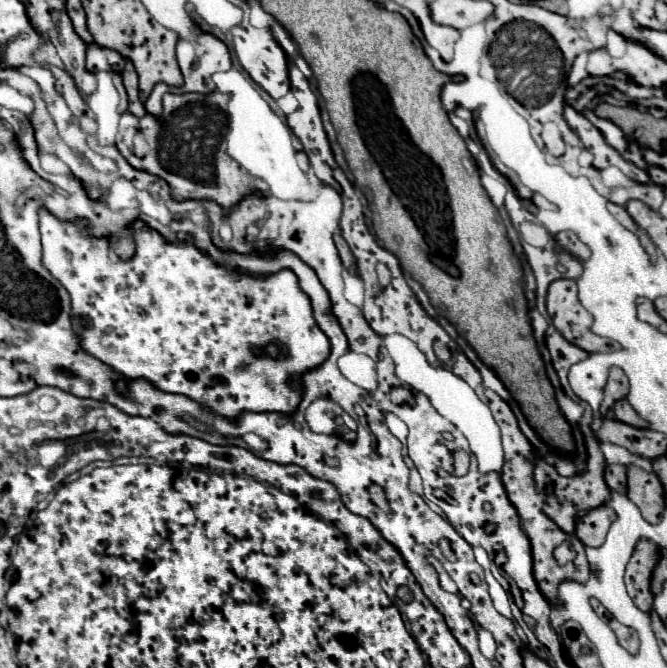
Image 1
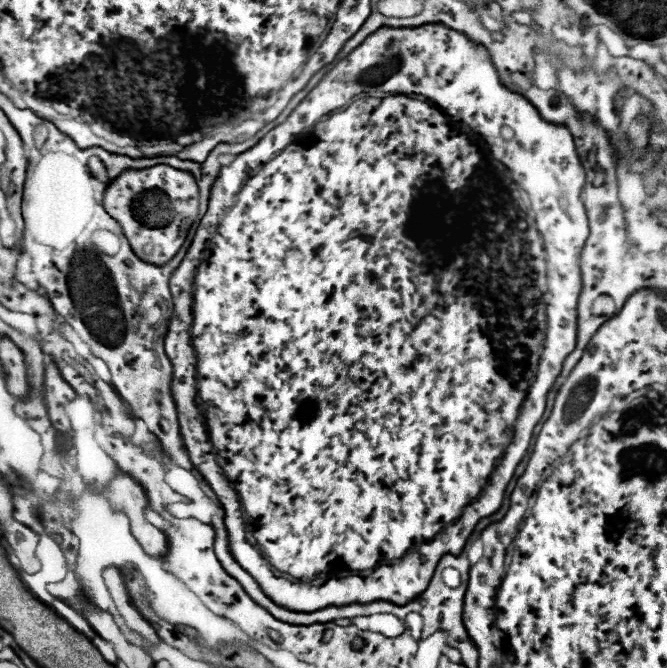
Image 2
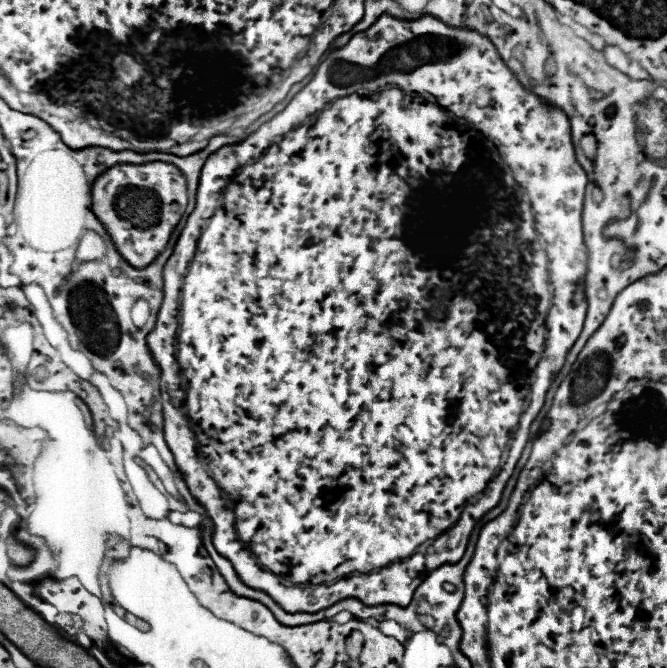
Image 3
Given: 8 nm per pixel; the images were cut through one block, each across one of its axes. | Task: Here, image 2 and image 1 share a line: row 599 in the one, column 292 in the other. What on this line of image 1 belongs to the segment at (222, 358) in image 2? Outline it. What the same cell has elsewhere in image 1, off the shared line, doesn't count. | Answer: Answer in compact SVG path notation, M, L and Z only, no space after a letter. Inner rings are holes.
M40 208L42 264L68 290L68 294L72 298L72 316L84 322L82 330L78 332L82 350L86 354L98 358L100 362L104 362L118 374L118 380L114 382L116 390L120 394L124 394L128 390L126 382L144 378L150 384L154 384L158 390L168 392L168 394L188 396L194 402L202 404L204 408L208 408L228 420L236 420L242 412L286 412L286 414L292 414L302 400L302 388L298 388L298 376L302 376L302 372L310 372L310 368L318 368L318 364L322 364L322 360L326 360L326 356L330 356L330 340L326 340L326 334L318 328L318 324L314 324L314 316L310 312L310 298L302 292L302 288L298 288L298 278L294 276L294 272L290 272L290 268L286 268L286 272L274 272L274 276L266 276L266 280L254 280L254 276L238 276L238 272L230 272L230 268L222 268L222 264L214 264L214 260L210 260L210 256L206 256L200 248L194 248L194 238L190 234L182 236L182 244L166 244L166 238L160 232L156 232L154 228L150 228L144 220L134 220L130 224L130 230L132 230L132 240L136 244L134 256L128 260L112 260L110 258L110 252L112 252L110 236L100 236L100 238L94 236L88 220L66 222L66 220L58 220L46 208ZM266 344L278 344L278 348L282 348L282 356L270 358L270 356L262 356L262 352L258 352L258 356L254 356L254 348L266 348Z

